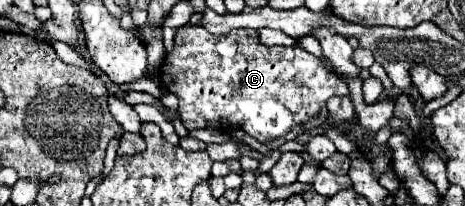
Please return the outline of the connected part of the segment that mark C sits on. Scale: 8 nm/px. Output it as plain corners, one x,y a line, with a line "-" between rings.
185,25
177,29
175,49
165,57
161,65
161,81
167,91
179,99
179,113
187,129
203,127
239,127
253,135
261,143
269,143
283,137
293,127
309,121
319,113
321,103
335,95
349,95
349,87
343,79
329,73
321,59
307,53
301,47
267,47
259,41
257,31
237,29
231,35
209,35
199,25

